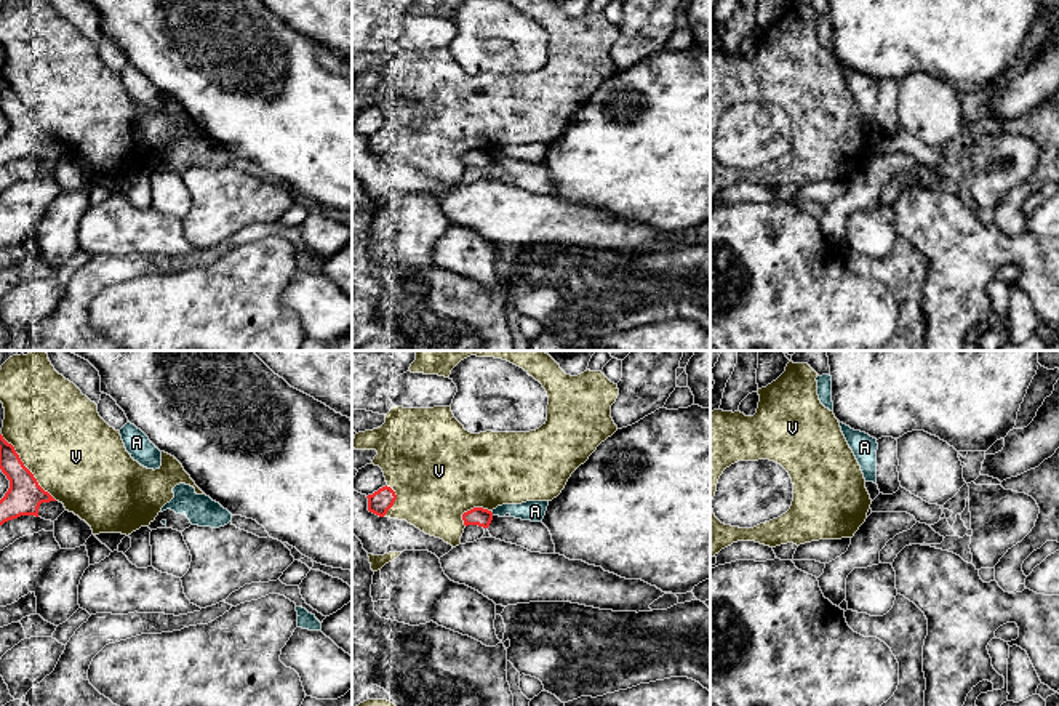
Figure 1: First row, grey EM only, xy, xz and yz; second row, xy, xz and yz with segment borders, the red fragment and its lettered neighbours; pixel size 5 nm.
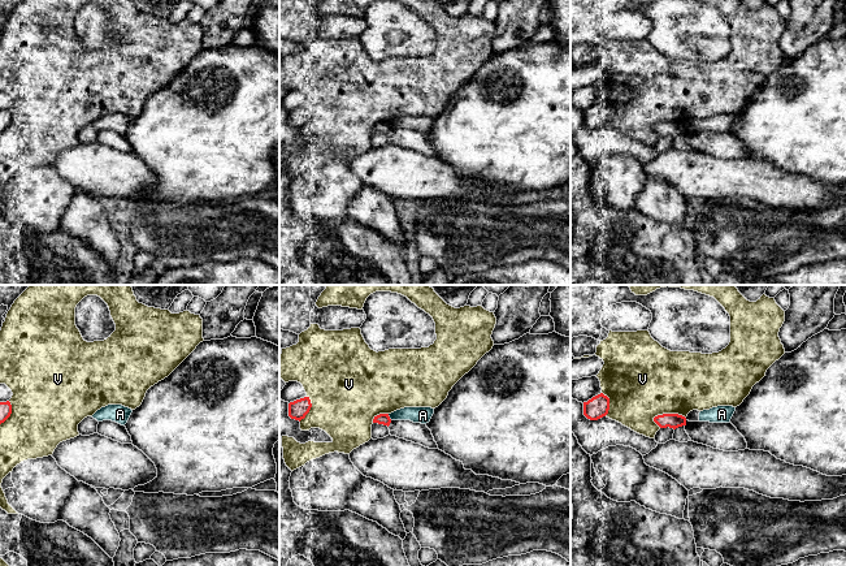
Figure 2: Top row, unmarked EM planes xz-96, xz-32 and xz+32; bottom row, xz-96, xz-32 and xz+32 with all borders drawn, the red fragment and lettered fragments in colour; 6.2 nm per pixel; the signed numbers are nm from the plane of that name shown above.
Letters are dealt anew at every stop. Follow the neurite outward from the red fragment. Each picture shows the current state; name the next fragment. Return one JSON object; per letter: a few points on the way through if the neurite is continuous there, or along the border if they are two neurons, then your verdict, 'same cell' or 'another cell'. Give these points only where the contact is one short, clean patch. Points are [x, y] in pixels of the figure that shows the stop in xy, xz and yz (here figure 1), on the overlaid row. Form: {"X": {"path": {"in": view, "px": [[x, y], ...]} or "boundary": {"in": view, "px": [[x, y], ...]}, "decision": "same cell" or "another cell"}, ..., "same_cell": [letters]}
{"A": {"boundary": {"in": "xz", "px": [[490, 511], [493, 514]]}, "decision": "another cell"}, "V": {"decision": "another cell"}, "same_cell": []}

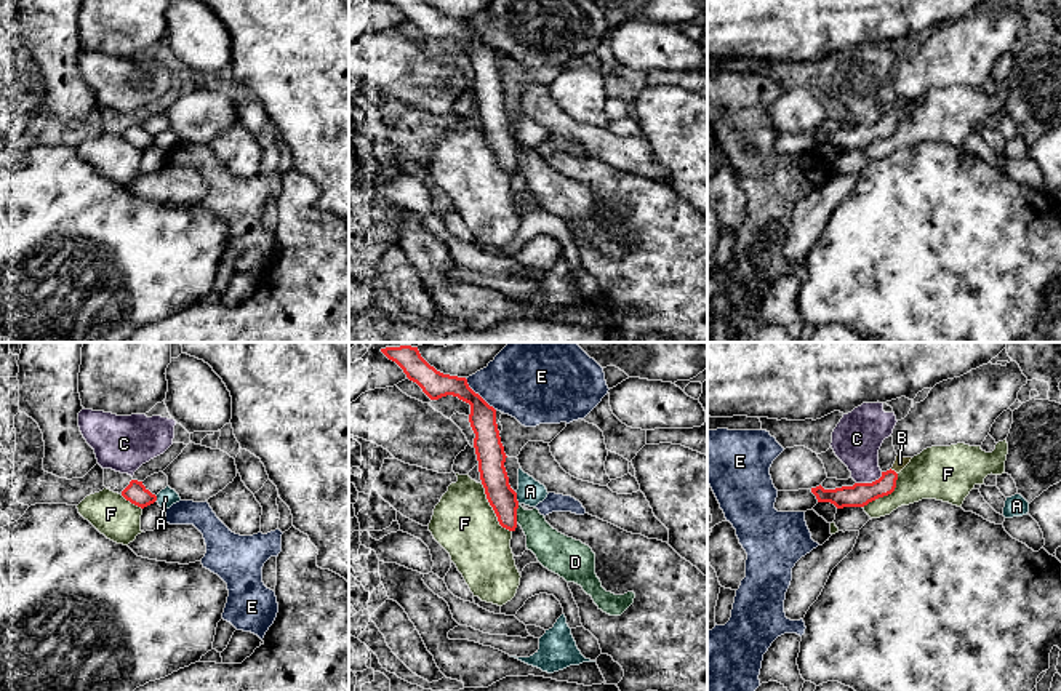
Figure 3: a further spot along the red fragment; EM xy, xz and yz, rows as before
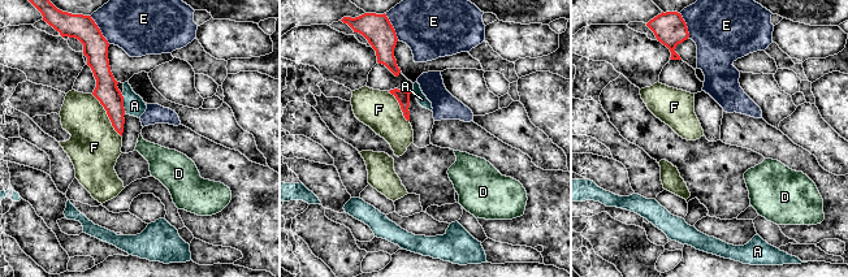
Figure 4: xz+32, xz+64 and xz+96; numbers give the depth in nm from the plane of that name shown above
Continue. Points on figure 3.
{"A": {"boundary": {"in": "xz", "px": [[516, 493], [519, 503]]}, "decision": "another cell"}, "B": {"path": {"in": "yz", "px": [[860, 495], [876, 490], [893, 471], [900, 463]]}, "decision": "same cell"}, "C": {"boundary": {"in": "yz", "px": [[882, 472], [871, 482], [856, 483]]}, "decision": "another cell"}, "D": {"boundary": {"in": "xz", "px": [[519, 506], [516, 522]]}, "decision": "another cell"}, "E": {"boundary": {"in": "xz", "px": [[464, 378], [495, 410]]}, "decision": "another cell"}, "F": {"decision": "another cell"}, "same_cell": ["B"]}

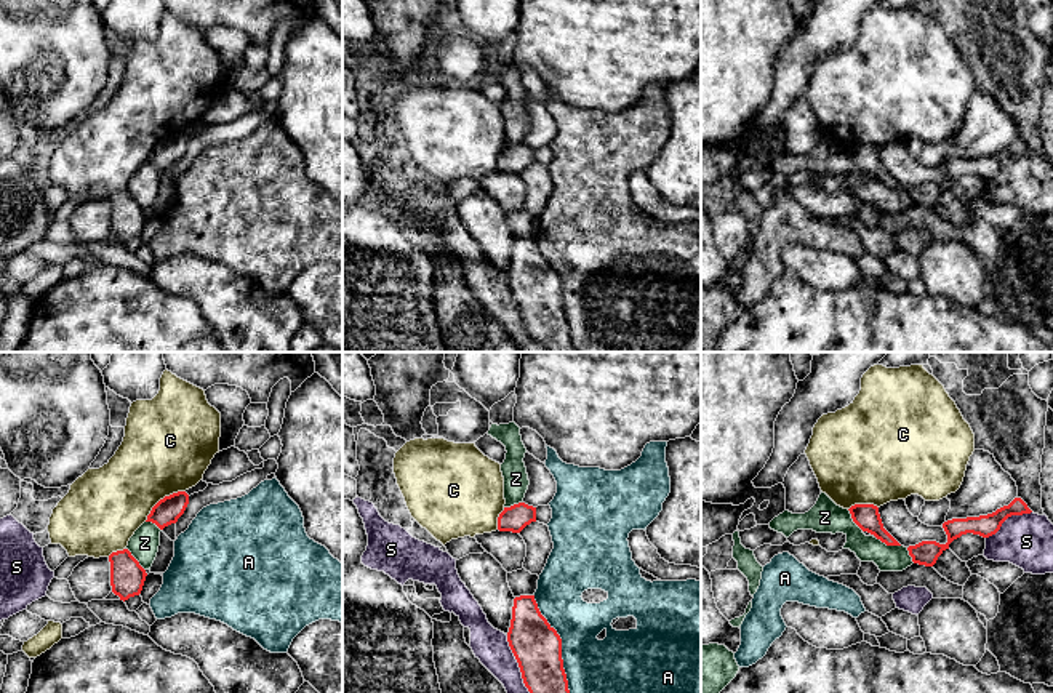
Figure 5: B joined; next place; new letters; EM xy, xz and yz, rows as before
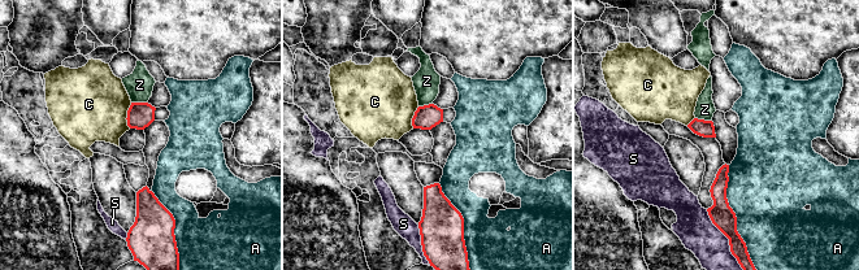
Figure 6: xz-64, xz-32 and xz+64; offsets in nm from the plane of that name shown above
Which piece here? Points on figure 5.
{"A": {"decision": "another cell"}, "C": {"decision": "another cell"}, "S": {"decision": "another cell"}, "Z": {"decision": "another cell"}, "same_cell": []}

